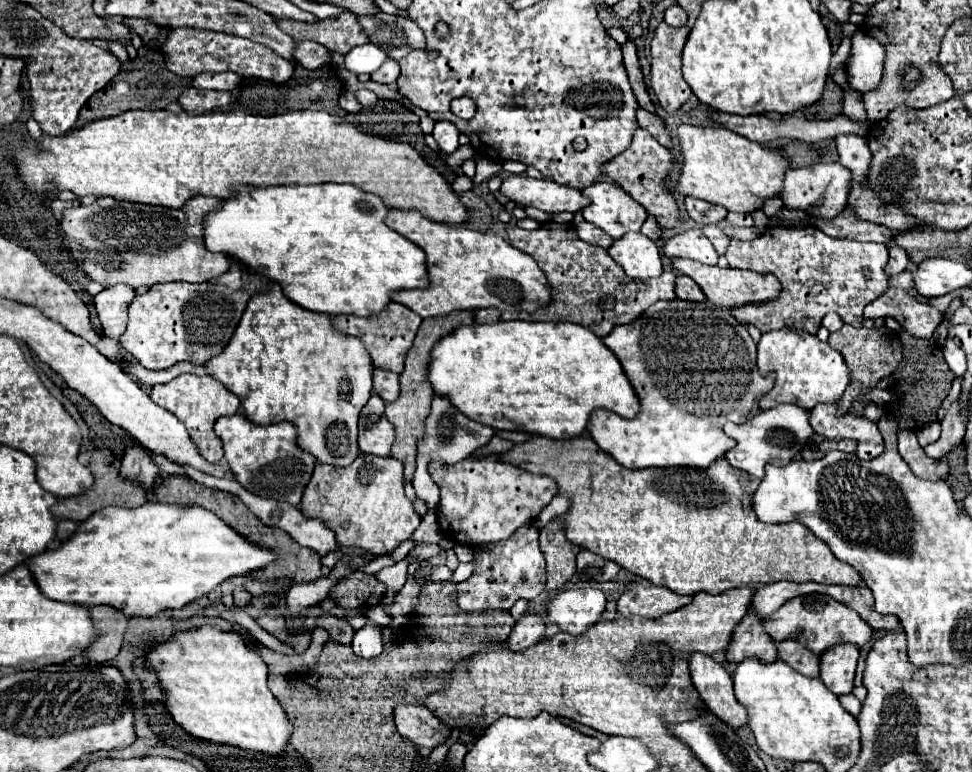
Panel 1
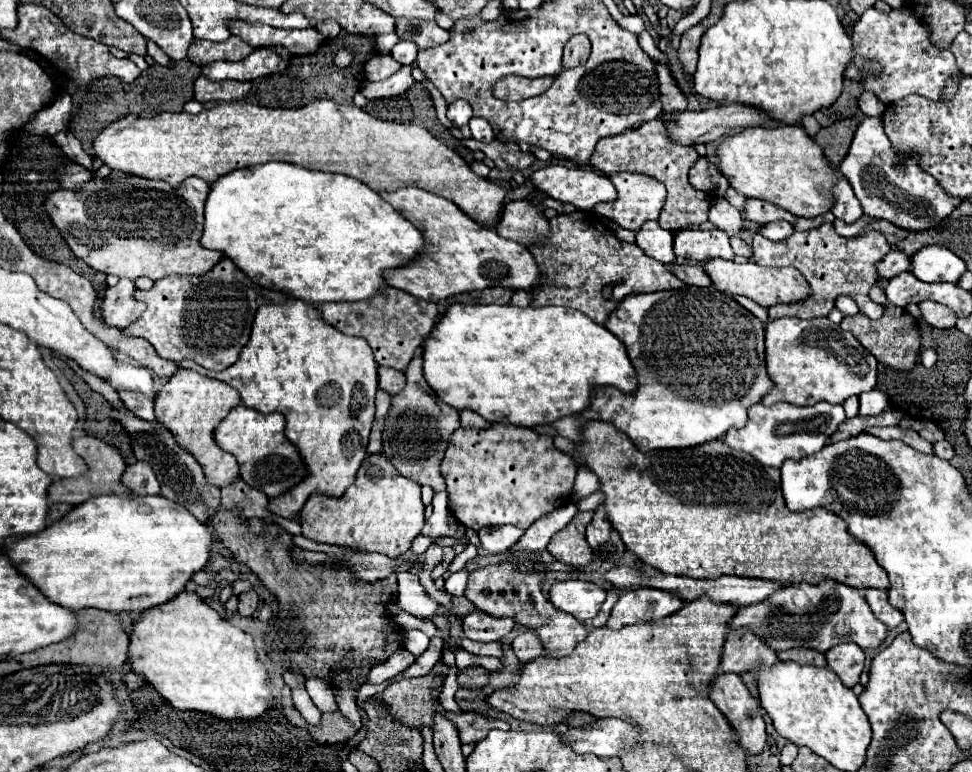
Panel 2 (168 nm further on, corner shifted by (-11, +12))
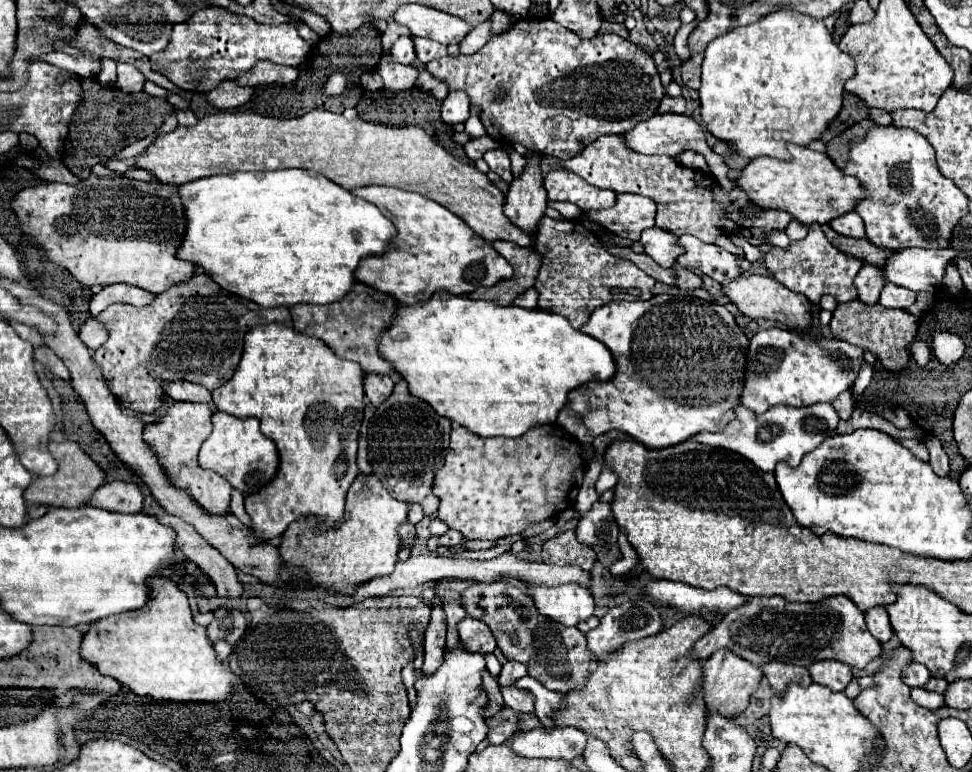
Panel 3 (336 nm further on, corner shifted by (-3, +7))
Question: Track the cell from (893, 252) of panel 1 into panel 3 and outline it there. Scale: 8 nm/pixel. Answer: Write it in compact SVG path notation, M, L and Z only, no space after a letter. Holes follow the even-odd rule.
M862 265L860 273L854 279L854 287L858 289L858 299L862 303L874 305L874 303L878 303L878 295L880 295L880 291L884 287L884 277L880 275L878 267Z

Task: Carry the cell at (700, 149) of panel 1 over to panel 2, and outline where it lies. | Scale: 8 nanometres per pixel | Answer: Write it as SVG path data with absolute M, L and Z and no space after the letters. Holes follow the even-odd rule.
M780 124L772 128L746 128L740 134L724 138L716 148L718 170L730 186L746 196L776 204L794 216L814 218L832 206L828 190L832 188L832 170L820 146L796 124Z

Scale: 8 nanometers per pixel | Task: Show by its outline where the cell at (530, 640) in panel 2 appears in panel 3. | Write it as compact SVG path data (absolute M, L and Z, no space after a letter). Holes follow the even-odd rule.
M508 661L506 665L502 665L502 673L500 673L500 677L498 677L498 685L500 685L500 687L512 687L514 681L518 681L518 679L524 677L524 675L526 675L526 669L524 669L520 663Z

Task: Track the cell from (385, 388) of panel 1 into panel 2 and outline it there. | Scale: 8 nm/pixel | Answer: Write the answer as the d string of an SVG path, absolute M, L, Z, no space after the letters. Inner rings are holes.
M380 366L378 368L378 386L382 390L386 390L390 396L398 394L406 384L406 376L404 372L396 370L396 368L388 368L388 366Z

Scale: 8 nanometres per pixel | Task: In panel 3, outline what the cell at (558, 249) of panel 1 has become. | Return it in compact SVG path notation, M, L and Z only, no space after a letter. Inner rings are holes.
M542 217L536 233L536 251L542 255L542 267L536 277L536 291L540 293L538 309L558 313L570 321L574 329L580 329L590 311L610 301L648 301L656 295L678 295L680 289L660 283L636 269L634 263L610 255L596 235L592 235L580 221L554 221Z

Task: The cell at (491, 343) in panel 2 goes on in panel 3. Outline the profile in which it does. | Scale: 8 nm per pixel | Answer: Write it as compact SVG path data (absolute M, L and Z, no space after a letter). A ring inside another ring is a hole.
M448 291L434 293L424 303L400 305L392 325L378 339L378 351L406 379L412 395L430 403L438 415L460 423L480 437L520 437L532 427L554 423L572 389L592 379L608 381L616 373L608 347L574 329L556 313L528 311L516 305L504 307L494 301L474 301Z

